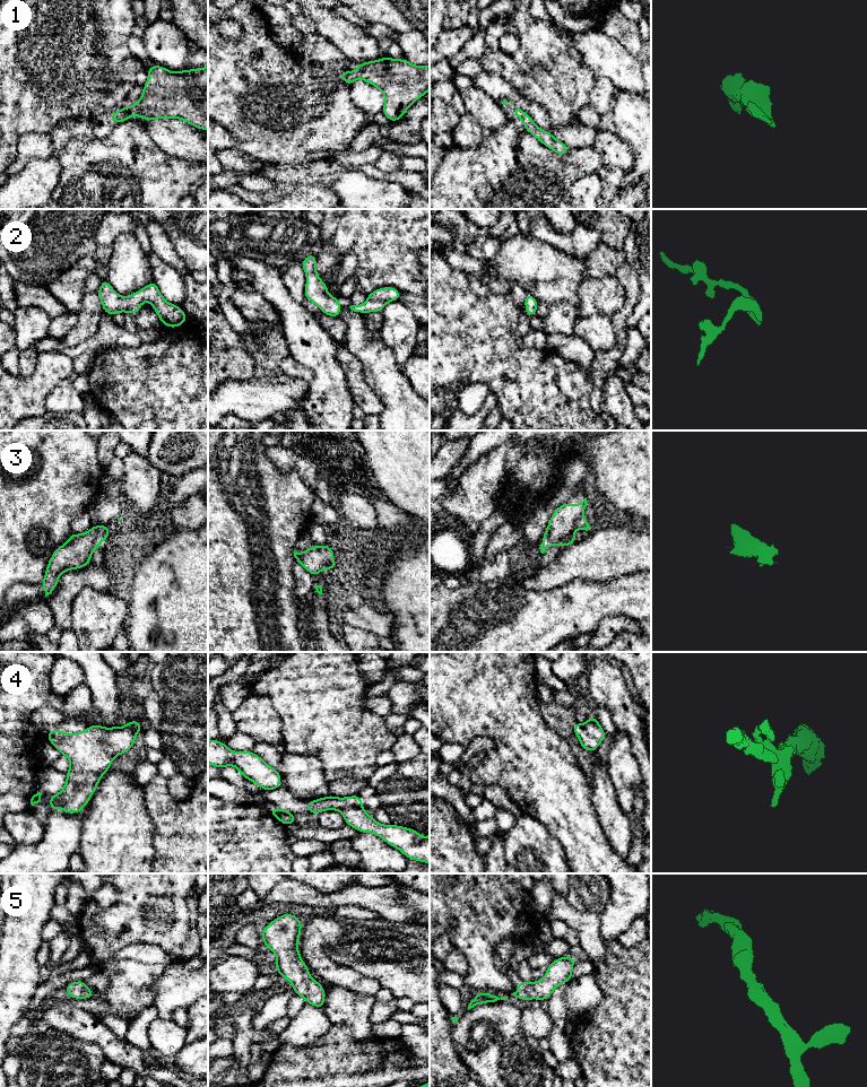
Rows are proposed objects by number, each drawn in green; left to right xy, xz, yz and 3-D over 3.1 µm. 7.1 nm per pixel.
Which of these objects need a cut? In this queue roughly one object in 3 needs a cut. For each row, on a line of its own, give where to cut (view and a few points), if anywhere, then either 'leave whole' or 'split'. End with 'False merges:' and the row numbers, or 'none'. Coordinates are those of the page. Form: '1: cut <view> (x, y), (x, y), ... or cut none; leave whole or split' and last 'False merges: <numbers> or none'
1: cut none; leave whole
2: cut none; leave whole
3: cut none; leave whole
4: cut none; leave whole
5: cut none; leave whole
False merges: none

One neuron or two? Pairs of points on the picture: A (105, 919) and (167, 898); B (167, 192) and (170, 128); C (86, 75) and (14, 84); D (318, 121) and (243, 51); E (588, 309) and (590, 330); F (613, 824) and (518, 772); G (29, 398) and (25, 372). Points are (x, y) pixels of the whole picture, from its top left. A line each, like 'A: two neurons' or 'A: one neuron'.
A: one neuron
B: two neurons
C: one neuron
D: one neuron
E: two neurons
F: two neurons
G: two neurons

